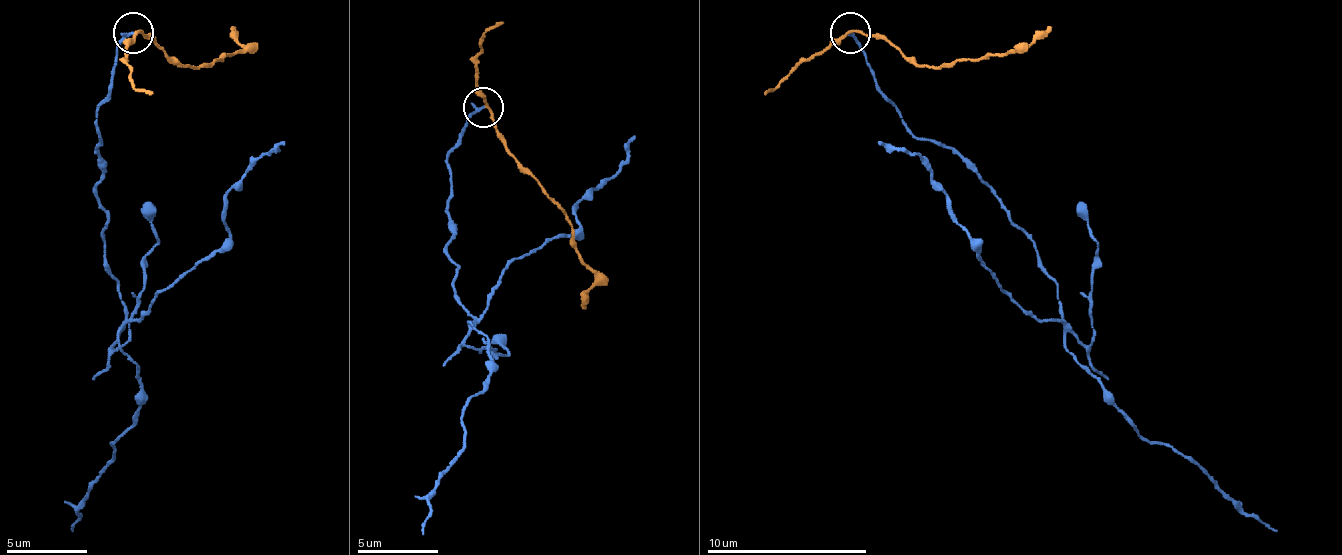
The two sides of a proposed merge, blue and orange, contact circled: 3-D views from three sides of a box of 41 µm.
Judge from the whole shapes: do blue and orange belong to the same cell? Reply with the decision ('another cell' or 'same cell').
another cell

